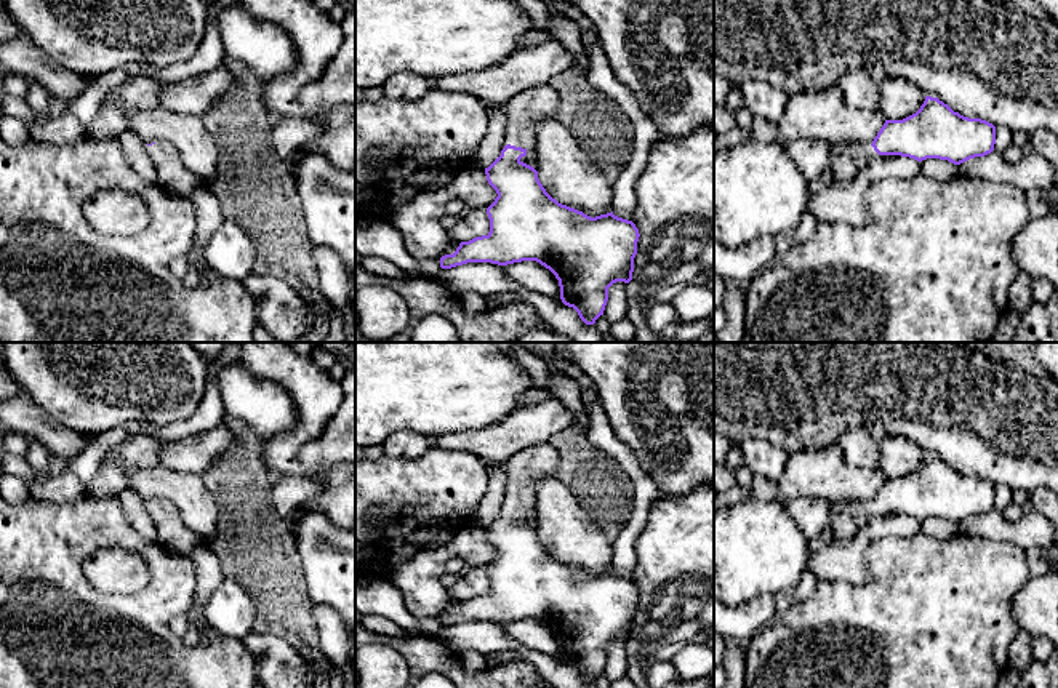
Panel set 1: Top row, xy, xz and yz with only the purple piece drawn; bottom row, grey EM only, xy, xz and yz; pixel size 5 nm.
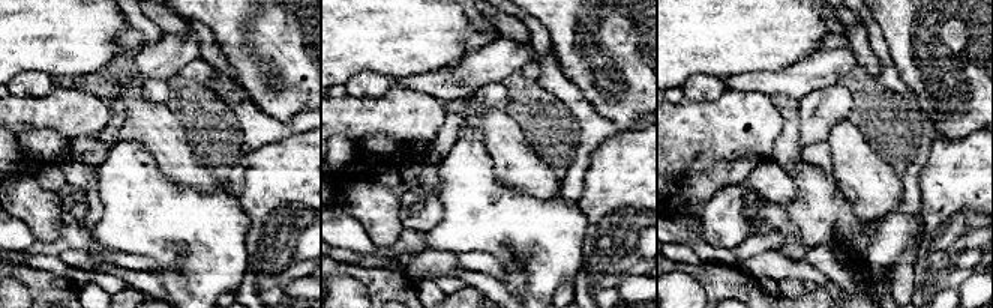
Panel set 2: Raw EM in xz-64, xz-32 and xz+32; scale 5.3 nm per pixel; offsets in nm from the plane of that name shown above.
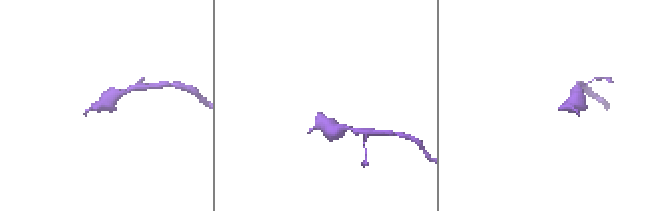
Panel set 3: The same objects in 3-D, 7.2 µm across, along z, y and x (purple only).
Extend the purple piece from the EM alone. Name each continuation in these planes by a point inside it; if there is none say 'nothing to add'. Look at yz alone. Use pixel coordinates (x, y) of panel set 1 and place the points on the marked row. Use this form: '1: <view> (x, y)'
1: yz (847, 159)

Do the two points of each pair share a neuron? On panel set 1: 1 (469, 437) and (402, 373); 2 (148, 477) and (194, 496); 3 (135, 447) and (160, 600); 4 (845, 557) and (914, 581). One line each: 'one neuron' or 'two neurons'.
1: two neurons
2: one neuron
3: two neurons
4: two neurons

